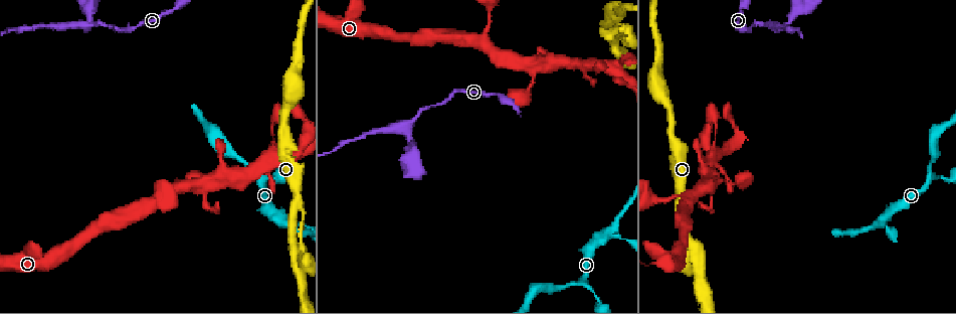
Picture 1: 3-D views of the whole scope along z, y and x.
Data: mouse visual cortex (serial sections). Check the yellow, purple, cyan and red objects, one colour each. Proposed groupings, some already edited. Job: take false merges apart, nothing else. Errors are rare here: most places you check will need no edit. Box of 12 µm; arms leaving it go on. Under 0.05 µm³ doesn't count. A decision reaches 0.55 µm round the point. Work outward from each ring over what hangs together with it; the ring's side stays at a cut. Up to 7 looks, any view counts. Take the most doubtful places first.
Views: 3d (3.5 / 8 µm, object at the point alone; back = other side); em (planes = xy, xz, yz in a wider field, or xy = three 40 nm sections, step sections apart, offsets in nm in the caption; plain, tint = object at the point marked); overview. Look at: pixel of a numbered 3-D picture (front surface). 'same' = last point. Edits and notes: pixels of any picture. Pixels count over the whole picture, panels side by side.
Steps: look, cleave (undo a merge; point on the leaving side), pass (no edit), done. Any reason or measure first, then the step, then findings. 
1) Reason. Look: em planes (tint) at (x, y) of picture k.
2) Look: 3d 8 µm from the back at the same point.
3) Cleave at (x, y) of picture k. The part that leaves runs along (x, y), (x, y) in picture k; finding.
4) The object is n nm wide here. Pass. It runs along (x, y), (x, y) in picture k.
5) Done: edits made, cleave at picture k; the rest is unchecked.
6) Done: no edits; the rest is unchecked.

Branch point. Look: 3d 3.5 µm at (296, 209) of picture 1.

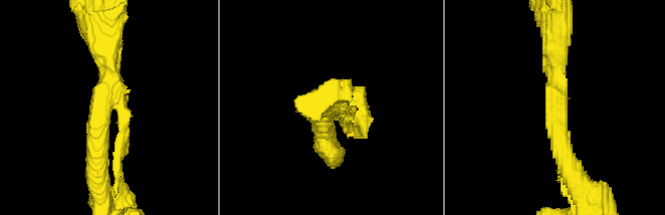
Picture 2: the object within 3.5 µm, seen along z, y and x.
3 arms meet here; the arms are 150, 350, 350 nm wide; now the EM. Look: em xy step 3 (tint) at (103, 102) of picture 2.

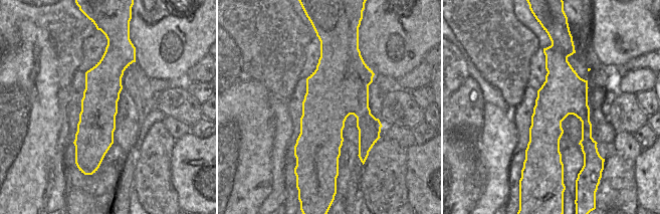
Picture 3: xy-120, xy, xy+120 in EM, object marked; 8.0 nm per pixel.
Another direction. Look: em xy step 5 (tint) at the same point.

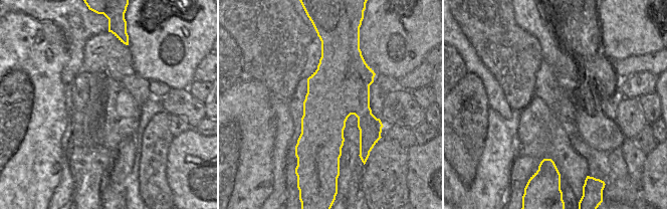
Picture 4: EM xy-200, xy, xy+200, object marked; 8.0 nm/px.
Pass. It runs along (553, 36), (557, 129), (572, 166) in picture 2; continuous, no second cell.

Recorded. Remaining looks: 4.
A fork. Look: 3d 3.5 µm at (408, 126) of picture 1.

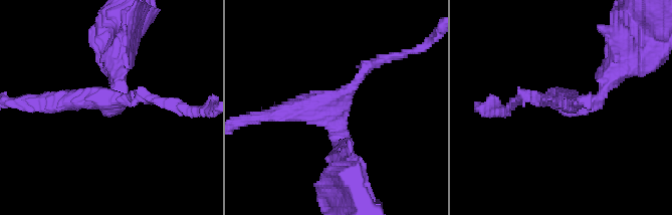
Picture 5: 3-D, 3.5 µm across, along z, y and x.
3 arms meet here; the arms are 150, 200, 300 nm wide. Look: em planes (tint) at (107, 99) of picture 5.

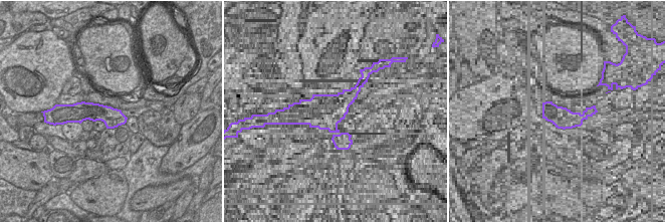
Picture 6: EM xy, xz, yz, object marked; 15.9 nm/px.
Look: em xy step 1 (tint) at the same point.

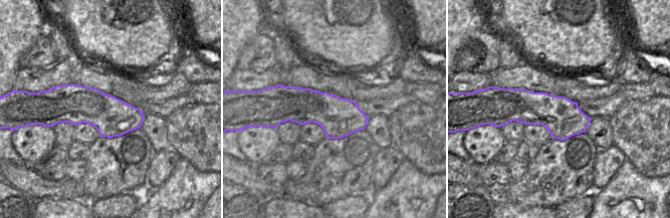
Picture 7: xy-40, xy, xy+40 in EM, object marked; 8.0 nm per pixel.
Pass. It runs along (43, 100), (141, 117) in picture 7; continuous, no second cell.

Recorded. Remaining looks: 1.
Done: no edits; the rest is unchecked.

